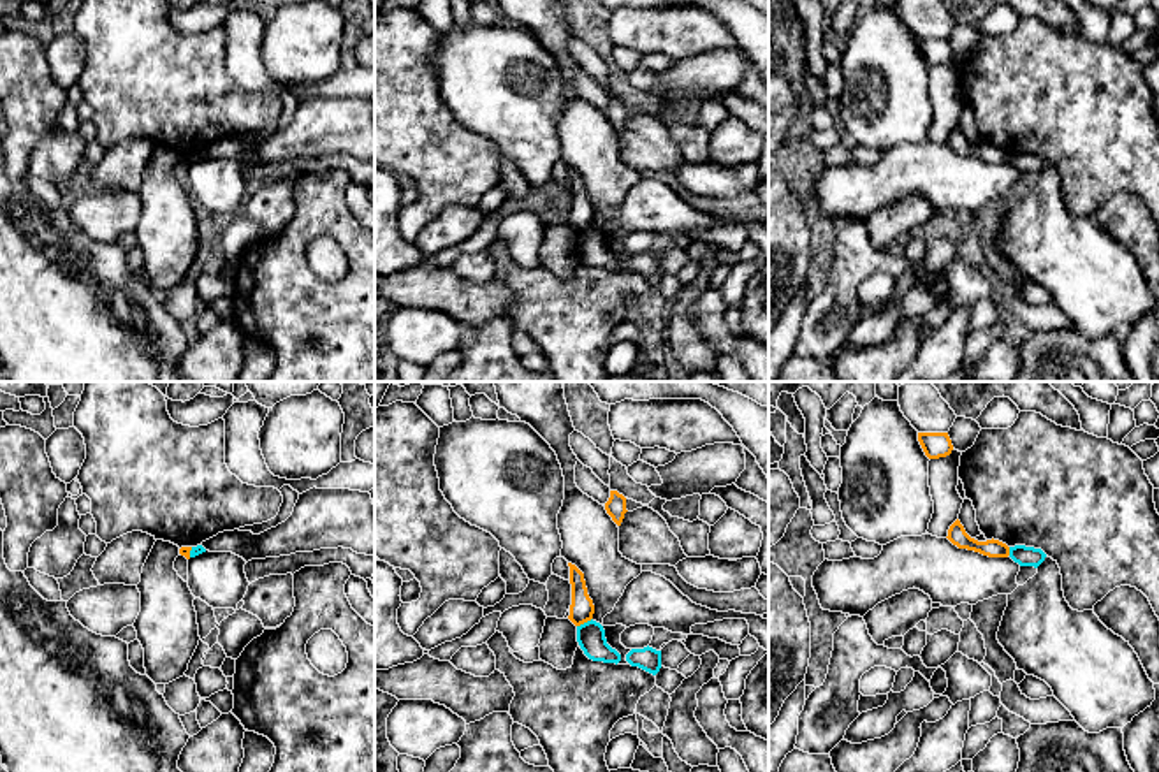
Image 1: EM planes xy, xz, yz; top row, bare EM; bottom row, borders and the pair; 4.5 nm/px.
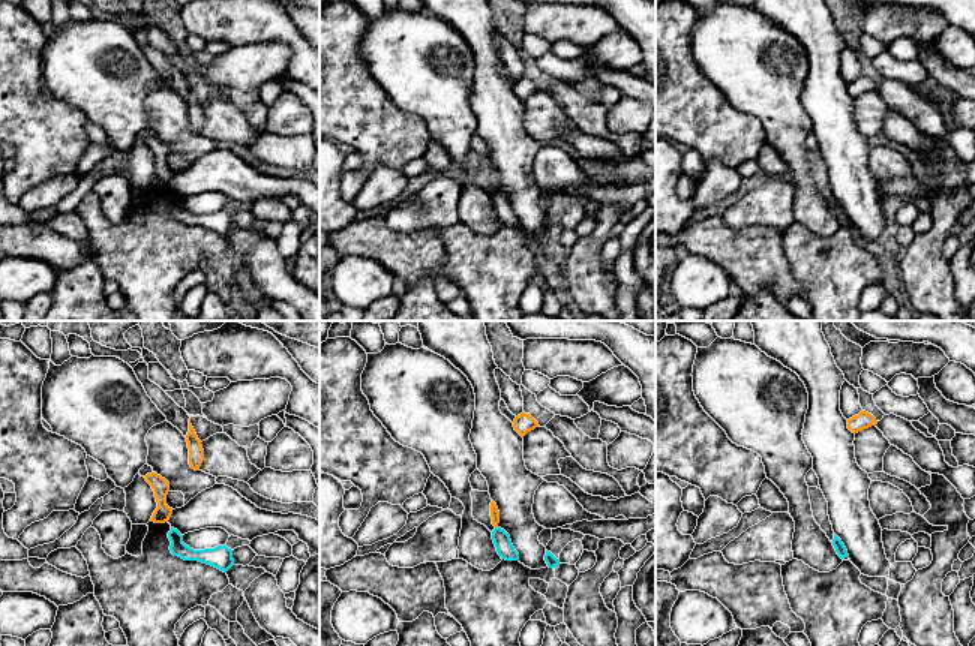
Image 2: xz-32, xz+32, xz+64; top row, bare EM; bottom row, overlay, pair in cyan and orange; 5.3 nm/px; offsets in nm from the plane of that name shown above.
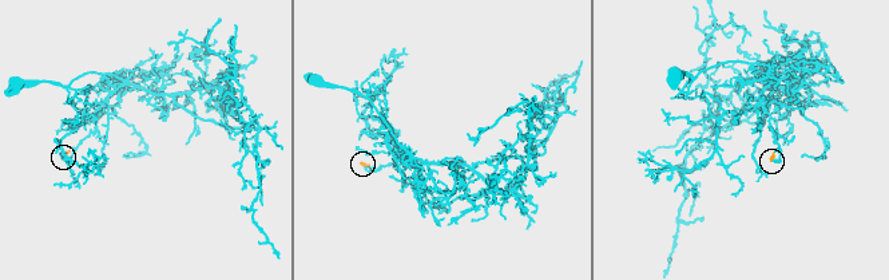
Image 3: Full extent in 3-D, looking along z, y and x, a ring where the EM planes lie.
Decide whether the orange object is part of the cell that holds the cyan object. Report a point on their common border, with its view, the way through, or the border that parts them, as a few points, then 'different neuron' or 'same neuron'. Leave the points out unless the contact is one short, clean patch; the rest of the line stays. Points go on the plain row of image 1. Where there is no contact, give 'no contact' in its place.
xz (584, 229) | along xz (591, 224), (577, 233) | different neuron

